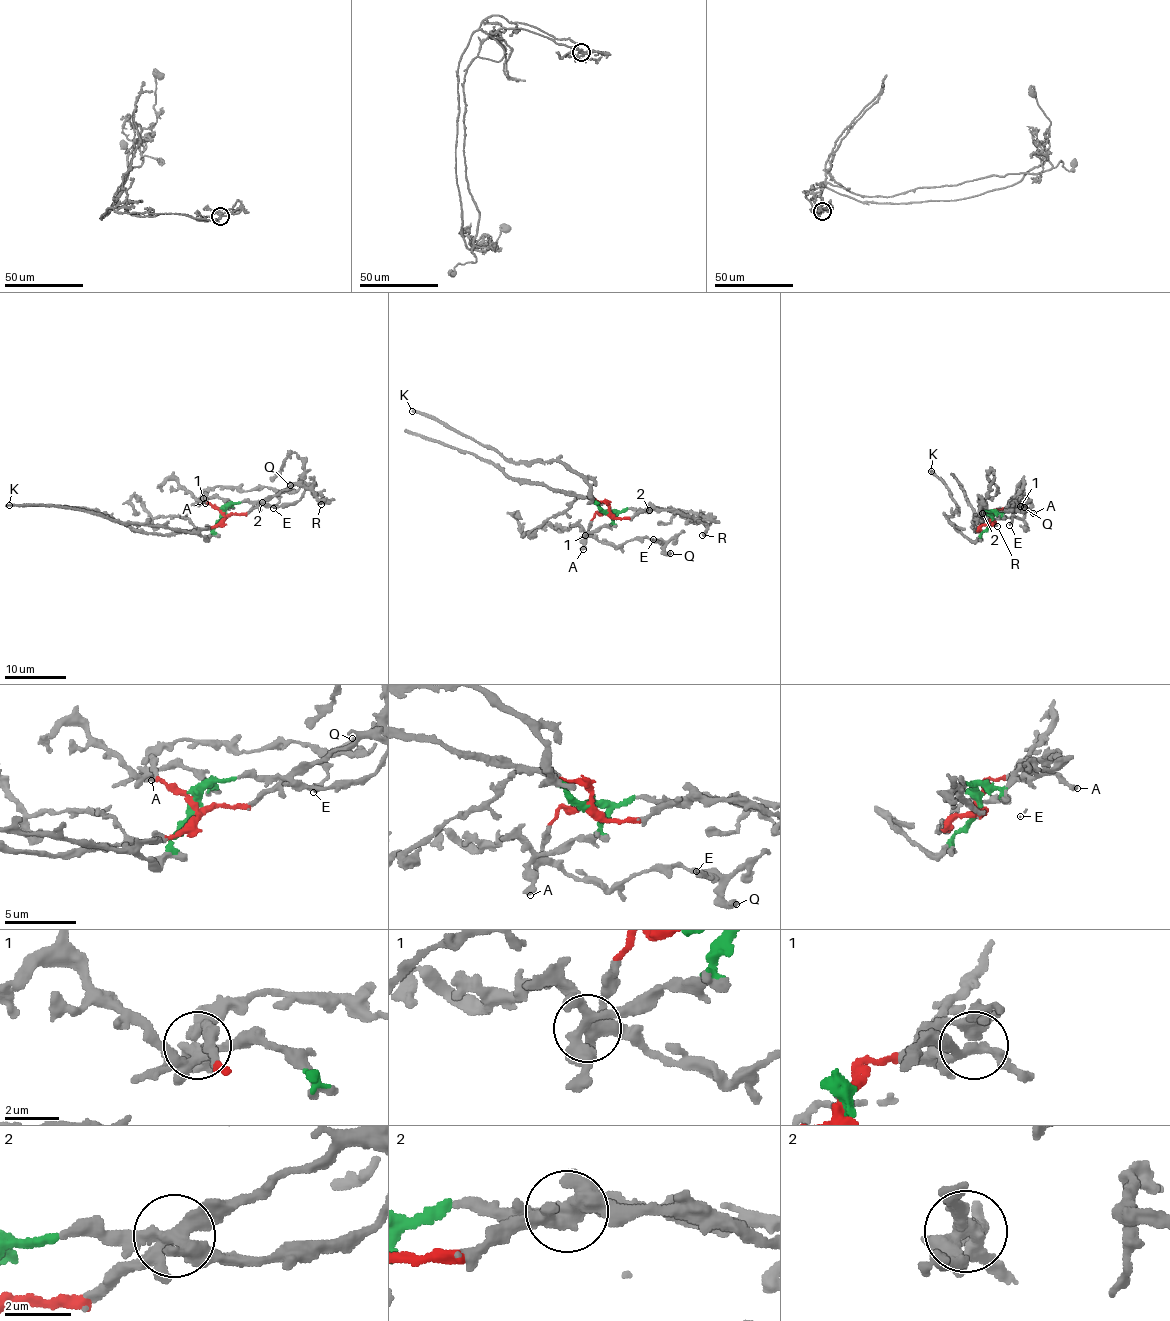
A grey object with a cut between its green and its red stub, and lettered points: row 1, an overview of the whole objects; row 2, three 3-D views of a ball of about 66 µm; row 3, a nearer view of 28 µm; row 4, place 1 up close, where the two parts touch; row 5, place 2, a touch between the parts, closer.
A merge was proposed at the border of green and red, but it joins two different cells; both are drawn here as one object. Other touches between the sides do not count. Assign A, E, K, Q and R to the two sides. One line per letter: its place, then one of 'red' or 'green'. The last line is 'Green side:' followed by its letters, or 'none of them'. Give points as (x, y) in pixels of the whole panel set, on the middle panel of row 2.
A: (583, 549) | green
E: (653, 539) | red
K: (412, 411) | green
Q: (670, 553) | red
R: (702, 535) | green
Green side: A, K, R

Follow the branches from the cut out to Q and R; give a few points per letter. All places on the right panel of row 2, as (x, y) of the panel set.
Q: (991, 521), (997, 510), (1020, 498), (1026, 501), (1012, 506), (1022, 510), (1024, 507)
R: (991, 521), (989, 511), (985, 510), (976, 520), (983, 507), (997, 526)

